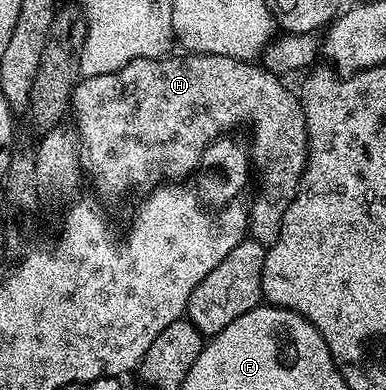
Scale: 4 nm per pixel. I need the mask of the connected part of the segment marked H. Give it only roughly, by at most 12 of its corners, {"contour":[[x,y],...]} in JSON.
{"contour":[[187,52],[82,77],[84,169],[110,197],[186,179],[250,124],[276,243],[308,127],[283,78]]}

